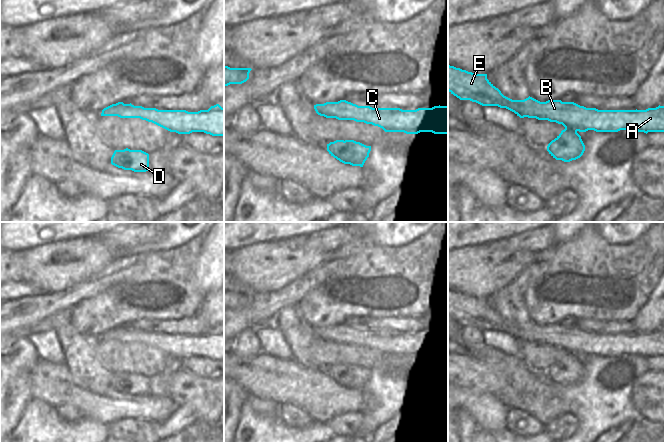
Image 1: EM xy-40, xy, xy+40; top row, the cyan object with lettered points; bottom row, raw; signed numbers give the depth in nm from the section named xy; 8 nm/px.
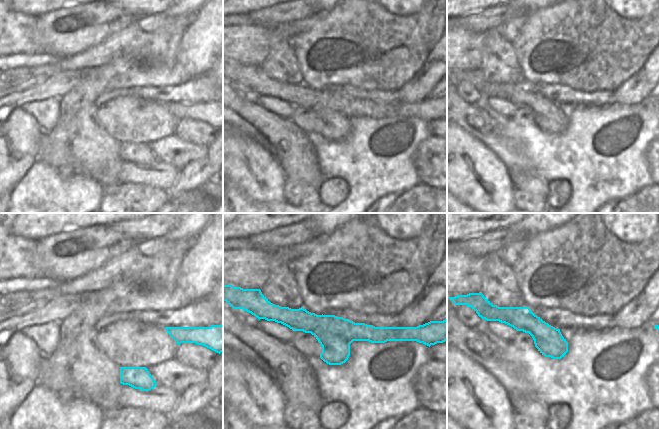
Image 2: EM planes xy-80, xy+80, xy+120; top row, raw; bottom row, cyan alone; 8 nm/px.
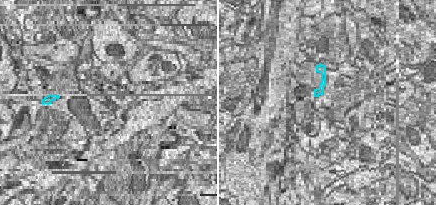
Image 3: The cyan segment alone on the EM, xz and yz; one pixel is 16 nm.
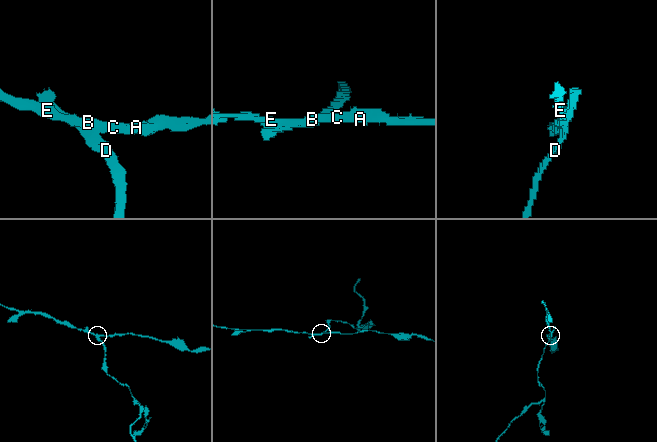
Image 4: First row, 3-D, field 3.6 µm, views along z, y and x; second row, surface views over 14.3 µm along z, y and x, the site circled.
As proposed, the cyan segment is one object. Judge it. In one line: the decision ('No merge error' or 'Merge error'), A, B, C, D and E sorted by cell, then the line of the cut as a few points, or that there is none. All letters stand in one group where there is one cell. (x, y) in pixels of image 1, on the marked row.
Merge error. Groups: A B C E / D. Split along xy+40 (576, 131), (570, 134), (570, 138), (563, 145), (548, 146)

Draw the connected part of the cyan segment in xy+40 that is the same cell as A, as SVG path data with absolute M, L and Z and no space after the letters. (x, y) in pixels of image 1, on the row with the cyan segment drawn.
M450 65L448 91L460 100L506 108L520 118L536 118L562 124L565 129L548 146L564 146L571 139L571 133L577 131L664 132L664 106L646 110L598 110L561 100L540 102L530 96L524 100L512 100L487 79L487 74L474 74Z

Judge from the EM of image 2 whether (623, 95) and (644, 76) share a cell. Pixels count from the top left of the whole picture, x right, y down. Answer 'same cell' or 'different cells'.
same cell

